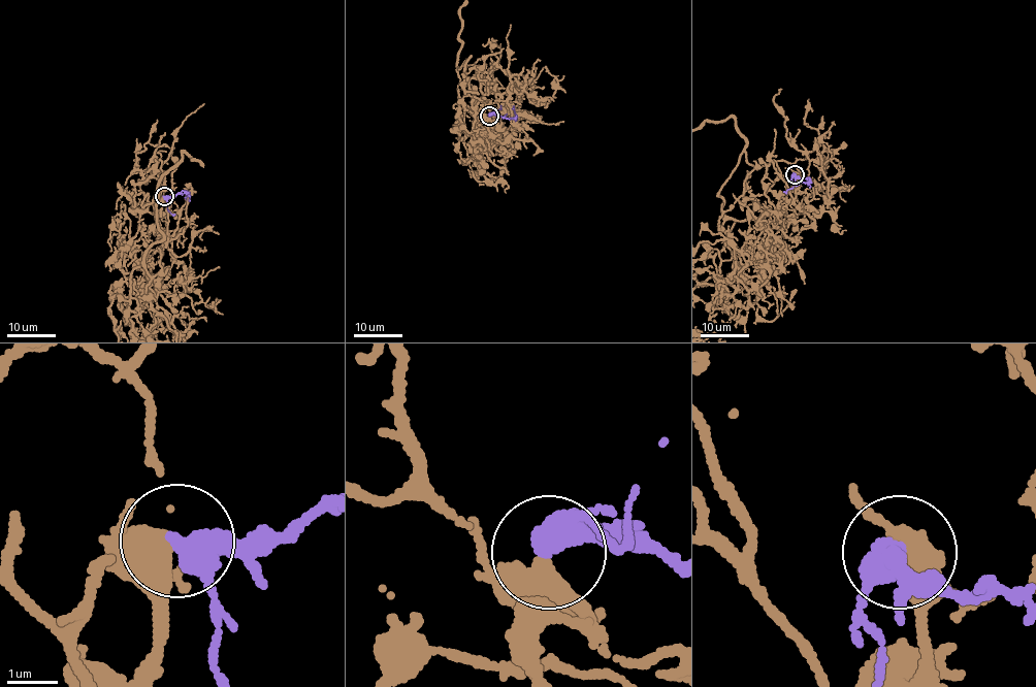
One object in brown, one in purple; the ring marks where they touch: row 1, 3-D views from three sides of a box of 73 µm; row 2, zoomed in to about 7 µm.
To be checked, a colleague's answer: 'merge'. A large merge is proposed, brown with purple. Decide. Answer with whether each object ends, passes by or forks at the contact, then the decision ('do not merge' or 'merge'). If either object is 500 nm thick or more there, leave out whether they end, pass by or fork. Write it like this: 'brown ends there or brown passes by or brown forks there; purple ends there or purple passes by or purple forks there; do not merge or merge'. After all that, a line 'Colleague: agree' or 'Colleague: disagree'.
brown passes by; purple passes by; merge
Colleague: agree

